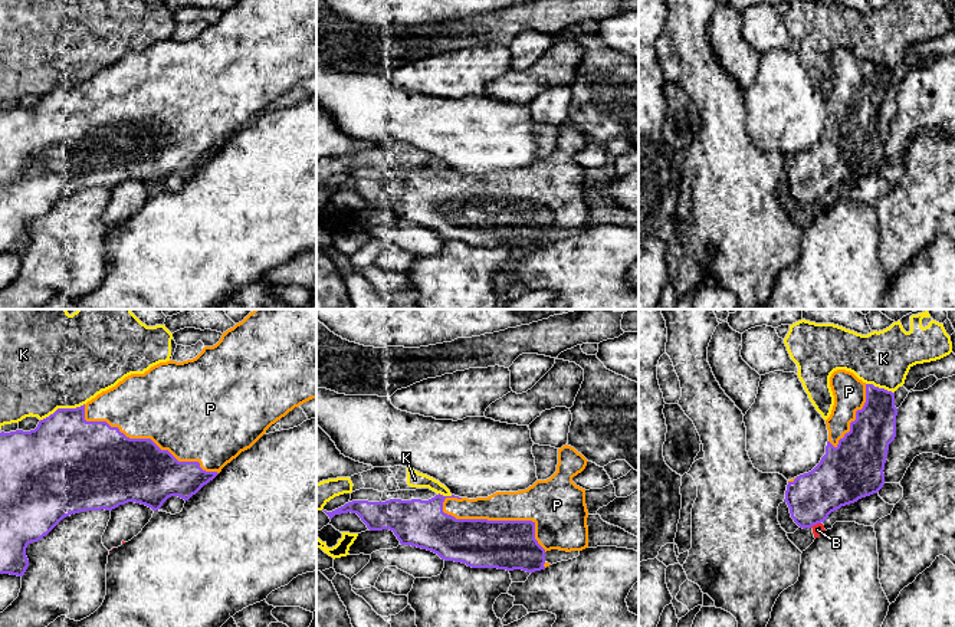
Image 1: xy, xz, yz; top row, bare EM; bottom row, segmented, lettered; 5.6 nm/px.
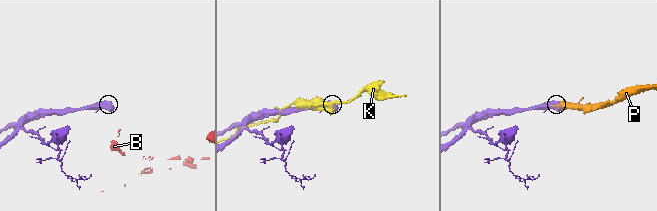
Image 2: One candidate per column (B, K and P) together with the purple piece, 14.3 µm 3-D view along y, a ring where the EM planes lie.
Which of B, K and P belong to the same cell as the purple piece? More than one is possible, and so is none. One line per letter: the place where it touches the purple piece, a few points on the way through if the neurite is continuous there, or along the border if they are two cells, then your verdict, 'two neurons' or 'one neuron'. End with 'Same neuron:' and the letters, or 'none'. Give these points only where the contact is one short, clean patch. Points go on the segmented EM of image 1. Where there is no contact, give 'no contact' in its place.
B: yz (814, 524) | along yz (820, 522), (810, 527) | two neurons
K: xy (62, 409) | two neurons
P: xy (145, 439) | one neuron
Same neuron: P

